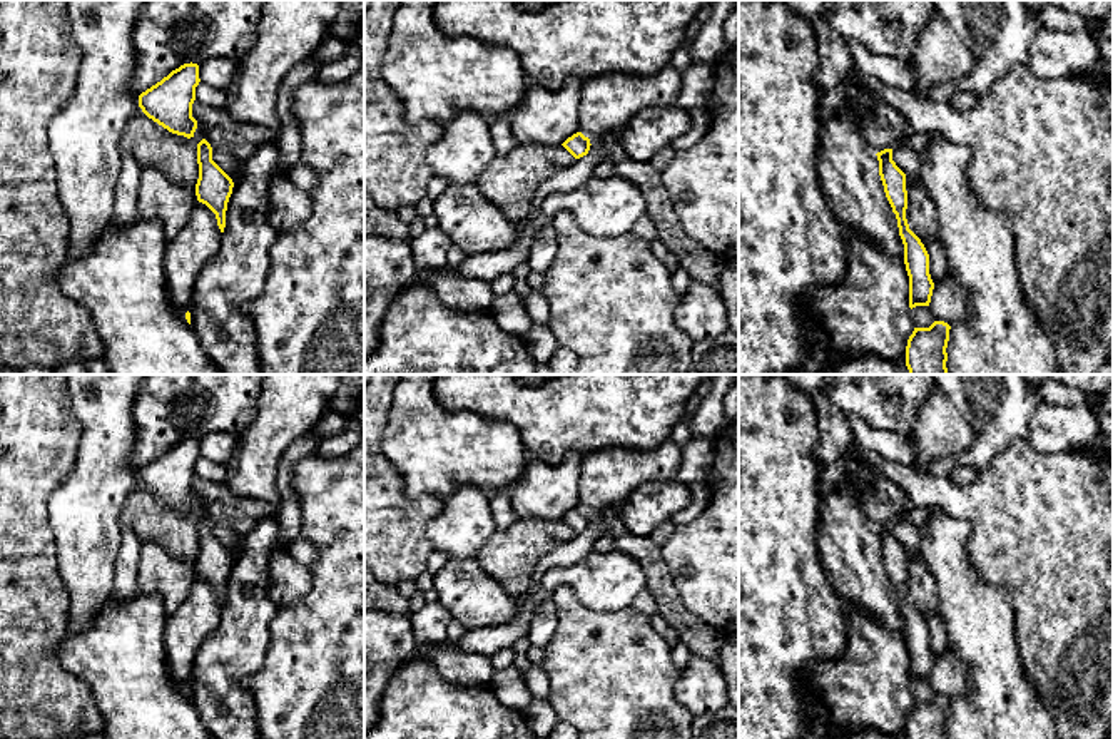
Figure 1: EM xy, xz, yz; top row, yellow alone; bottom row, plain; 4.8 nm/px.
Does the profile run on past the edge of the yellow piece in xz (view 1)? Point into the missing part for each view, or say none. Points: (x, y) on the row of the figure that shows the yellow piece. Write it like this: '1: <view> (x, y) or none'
1: none

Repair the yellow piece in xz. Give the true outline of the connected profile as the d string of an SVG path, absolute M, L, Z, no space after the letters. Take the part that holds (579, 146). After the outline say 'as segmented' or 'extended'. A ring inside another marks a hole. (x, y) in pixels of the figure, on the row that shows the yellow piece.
M582 132L573 134L562 144L575 159L580 159L590 150L590 139Z | as segmented

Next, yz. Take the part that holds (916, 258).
M892 149L876 154L879 161L879 176L886 197L897 219L899 236L904 244L904 264L909 276L909 308L929 306L934 283L929 274L929 254L921 239L909 229L906 219L907 191L906 174L892 161Z | as segmented

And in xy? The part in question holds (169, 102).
M184 64L139 95L142 112L172 134L194 137L197 120L192 117L199 65Z | as segmented

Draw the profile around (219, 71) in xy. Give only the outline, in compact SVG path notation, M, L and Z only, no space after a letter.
M214 57L199 65L199 79L216 89L226 90L237 72L237 60Z

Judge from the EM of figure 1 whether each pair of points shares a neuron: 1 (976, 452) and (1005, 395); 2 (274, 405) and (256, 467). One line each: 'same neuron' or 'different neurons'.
1: same neuron
2: same neuron

